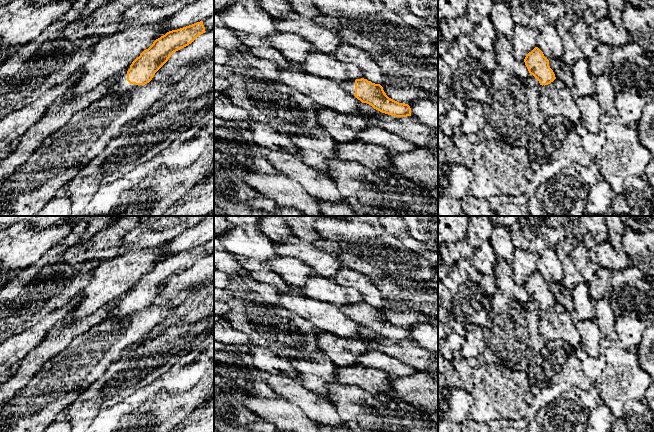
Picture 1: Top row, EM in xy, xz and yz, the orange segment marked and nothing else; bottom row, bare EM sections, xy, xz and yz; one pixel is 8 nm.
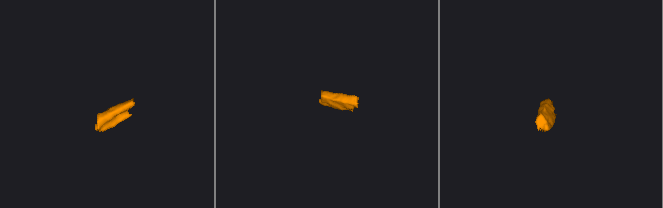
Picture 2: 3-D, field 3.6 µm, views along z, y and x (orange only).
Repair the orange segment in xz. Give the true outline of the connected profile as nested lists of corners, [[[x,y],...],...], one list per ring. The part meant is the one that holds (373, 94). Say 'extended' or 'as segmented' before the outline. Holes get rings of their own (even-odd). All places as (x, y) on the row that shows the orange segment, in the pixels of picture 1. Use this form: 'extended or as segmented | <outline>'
extended | [[[361,78],[339,85],[362,103],[367,103],[382,113],[395,117],[411,116],[410,106],[389,98],[380,84]]]

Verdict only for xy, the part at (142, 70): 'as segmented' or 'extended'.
extended

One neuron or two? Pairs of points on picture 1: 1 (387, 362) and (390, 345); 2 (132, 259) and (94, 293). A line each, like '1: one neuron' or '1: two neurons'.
1: two neurons
2: one neuron

